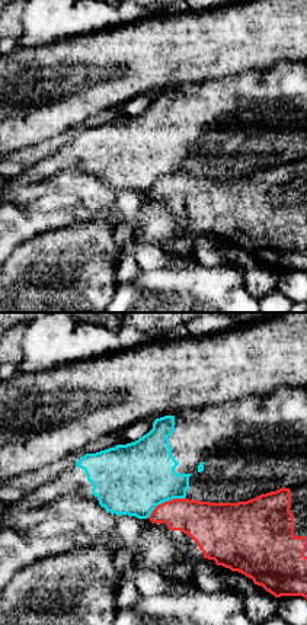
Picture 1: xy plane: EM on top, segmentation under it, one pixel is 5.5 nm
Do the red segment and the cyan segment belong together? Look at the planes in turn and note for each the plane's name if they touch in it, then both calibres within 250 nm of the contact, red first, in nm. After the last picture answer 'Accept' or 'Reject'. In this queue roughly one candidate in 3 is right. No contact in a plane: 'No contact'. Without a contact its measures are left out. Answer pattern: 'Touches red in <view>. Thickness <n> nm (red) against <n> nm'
Touches red in xy. Thickness 220 nm (red) against 400 nm

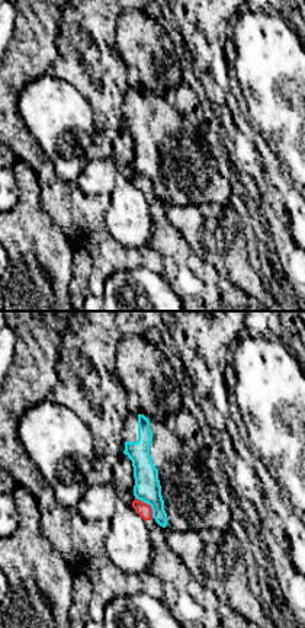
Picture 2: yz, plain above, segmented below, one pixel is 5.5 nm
Touches red in yz. Thickness 80 nm (red) against 150 nm

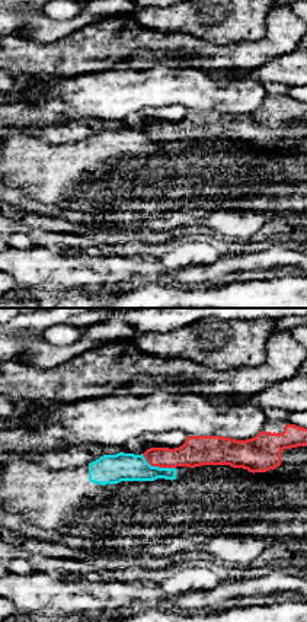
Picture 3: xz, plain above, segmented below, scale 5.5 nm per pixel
Touches red in xz. Thickness 170 nm (red) against 160 nm

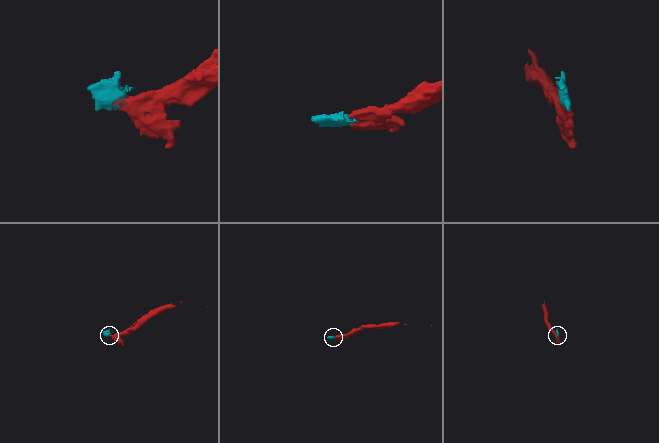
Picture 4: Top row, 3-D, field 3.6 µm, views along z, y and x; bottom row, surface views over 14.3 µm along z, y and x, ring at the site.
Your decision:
Reject

